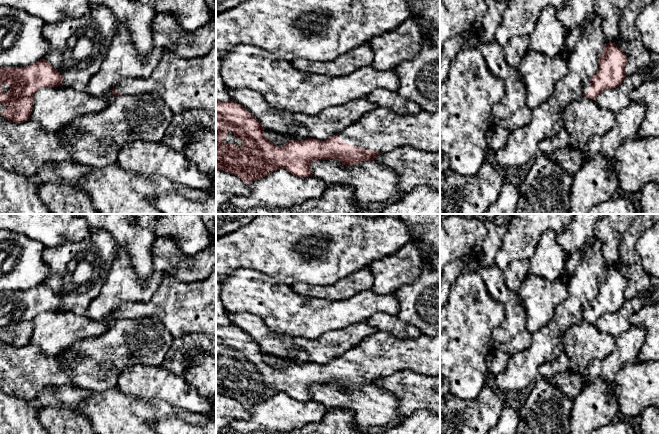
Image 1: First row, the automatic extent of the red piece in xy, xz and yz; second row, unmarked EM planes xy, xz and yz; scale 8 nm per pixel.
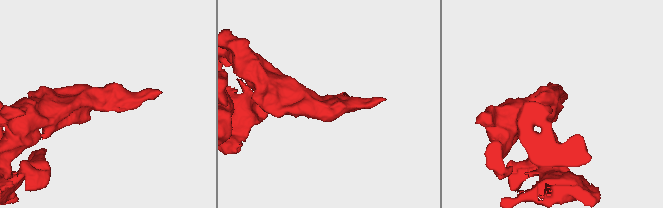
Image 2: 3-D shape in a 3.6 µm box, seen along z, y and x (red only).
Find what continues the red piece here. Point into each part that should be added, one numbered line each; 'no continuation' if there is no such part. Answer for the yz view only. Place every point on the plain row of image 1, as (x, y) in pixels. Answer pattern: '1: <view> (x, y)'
1: yz (585, 307)

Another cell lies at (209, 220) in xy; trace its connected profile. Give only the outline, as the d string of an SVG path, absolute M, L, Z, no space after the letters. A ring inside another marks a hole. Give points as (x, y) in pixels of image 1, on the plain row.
M198 214L212 239L216 240L216 214Z

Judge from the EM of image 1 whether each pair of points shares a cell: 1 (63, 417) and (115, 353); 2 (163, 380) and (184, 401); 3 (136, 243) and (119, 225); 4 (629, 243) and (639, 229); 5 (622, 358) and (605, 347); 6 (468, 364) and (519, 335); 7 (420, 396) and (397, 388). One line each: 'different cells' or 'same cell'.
1: different cells
2: same cell
3: same cell
4: same cell
5: different cells
6: different cells
7: same cell

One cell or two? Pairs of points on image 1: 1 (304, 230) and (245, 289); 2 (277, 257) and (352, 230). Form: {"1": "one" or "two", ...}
{"1": "two", "2": "one"}

